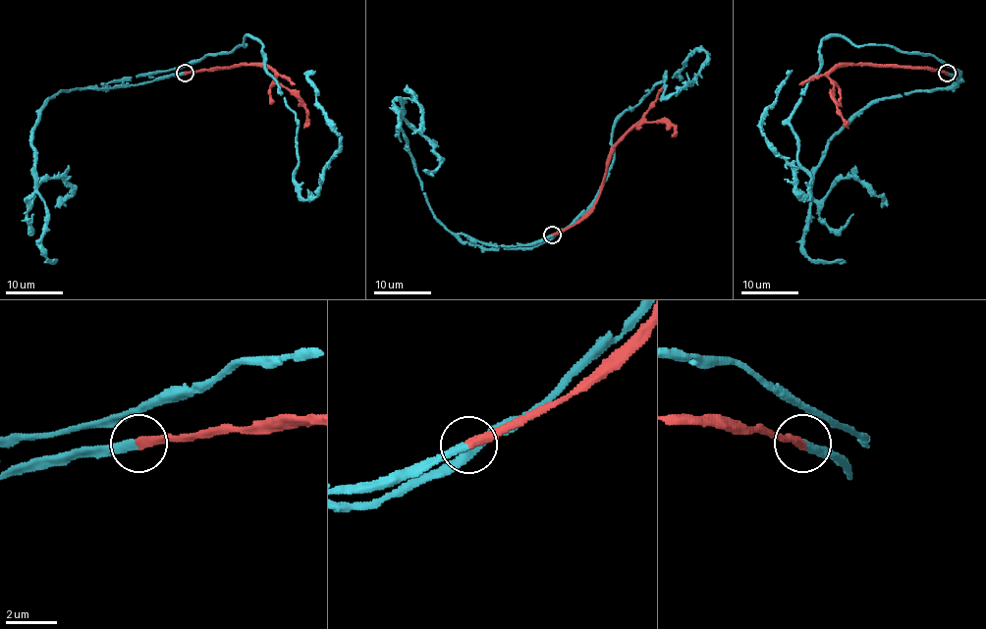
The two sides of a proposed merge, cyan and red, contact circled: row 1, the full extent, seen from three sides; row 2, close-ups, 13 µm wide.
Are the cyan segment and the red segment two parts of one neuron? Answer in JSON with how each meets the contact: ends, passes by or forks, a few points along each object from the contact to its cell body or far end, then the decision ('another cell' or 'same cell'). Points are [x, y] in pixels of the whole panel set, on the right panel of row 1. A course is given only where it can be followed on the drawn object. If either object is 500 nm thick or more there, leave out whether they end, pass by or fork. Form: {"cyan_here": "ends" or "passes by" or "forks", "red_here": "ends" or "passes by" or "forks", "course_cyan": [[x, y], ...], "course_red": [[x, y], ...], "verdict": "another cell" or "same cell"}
{"cyan_here": "ends", "red_here": "ends", "course_cyan": [[947, 73], [959, 76], [933, 55], [827, 35], [790, 114], [810, 177], [804, 199], [761, 131], [790, 71]], "course_red": [[947, 73], [837, 66], [829, 79], [833, 83], [836, 107], [849, 128]], "verdict": "same cell"}

